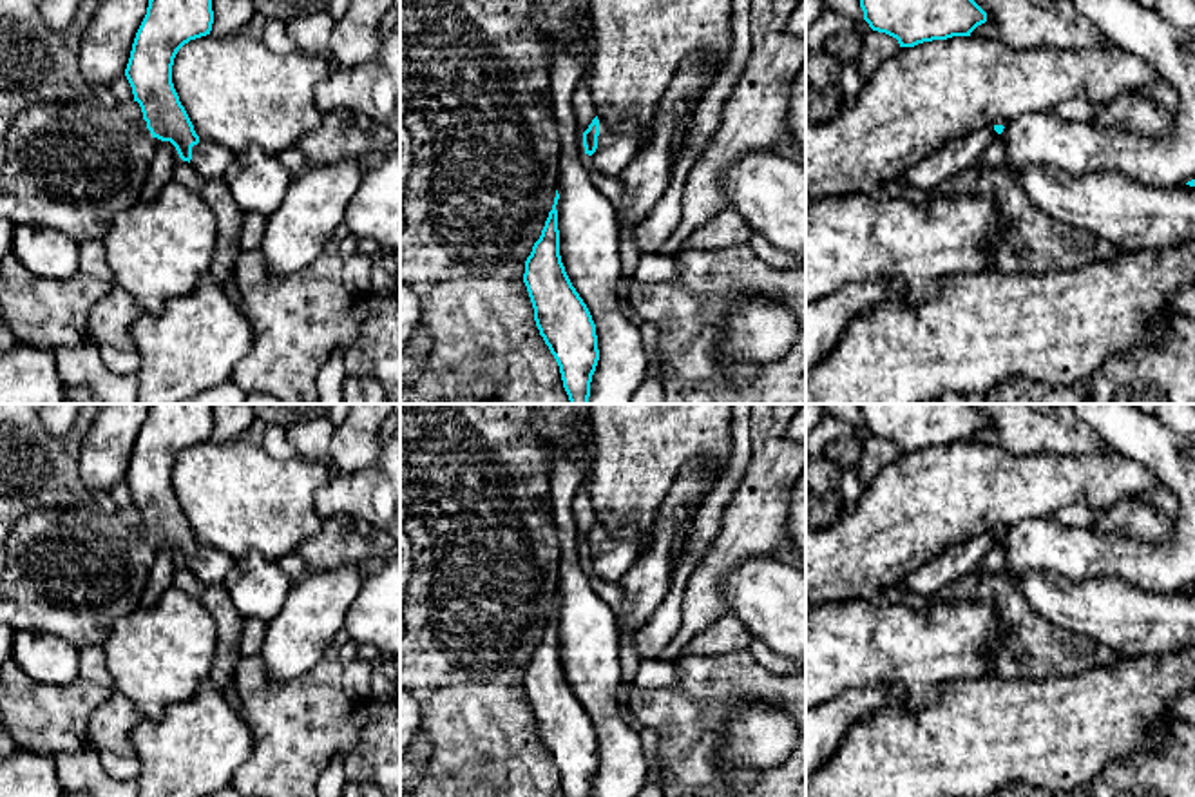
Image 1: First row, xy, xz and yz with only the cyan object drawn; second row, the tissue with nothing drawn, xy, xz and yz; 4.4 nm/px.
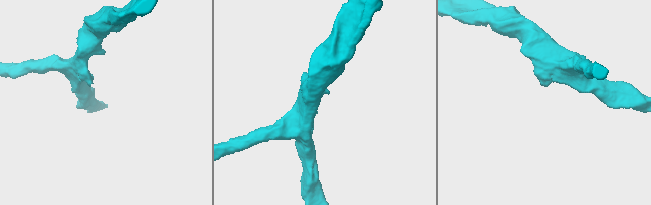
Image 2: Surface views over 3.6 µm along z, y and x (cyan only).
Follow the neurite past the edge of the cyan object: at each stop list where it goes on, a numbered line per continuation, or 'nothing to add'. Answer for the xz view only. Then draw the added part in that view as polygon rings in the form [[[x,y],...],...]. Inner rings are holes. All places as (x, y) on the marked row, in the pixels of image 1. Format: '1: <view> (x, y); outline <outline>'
1: xz (616, 147); outline [[[603,118],[598,120],[598,149],[590,156],[594,170],[607,176],[619,176],[639,149],[641,130],[632,121],[616,129]]]

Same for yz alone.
1: yz (955, 156); outline [[[987,127],[947,141],[942,149],[927,154],[920,163],[902,174],[902,179],[913,188],[932,192],[934,187],[954,174],[980,165],[983,150],[996,136],[994,127]]]

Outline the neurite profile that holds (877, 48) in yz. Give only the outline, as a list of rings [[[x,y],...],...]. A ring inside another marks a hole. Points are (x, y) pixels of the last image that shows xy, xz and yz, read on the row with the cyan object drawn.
[[[869,29],[862,38],[858,62],[858,72],[865,80],[869,78],[885,60],[900,53],[900,43],[896,38]]]

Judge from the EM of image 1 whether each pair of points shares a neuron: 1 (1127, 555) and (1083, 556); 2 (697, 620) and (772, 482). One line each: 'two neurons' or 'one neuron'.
1: one neuron
2: one neuron

